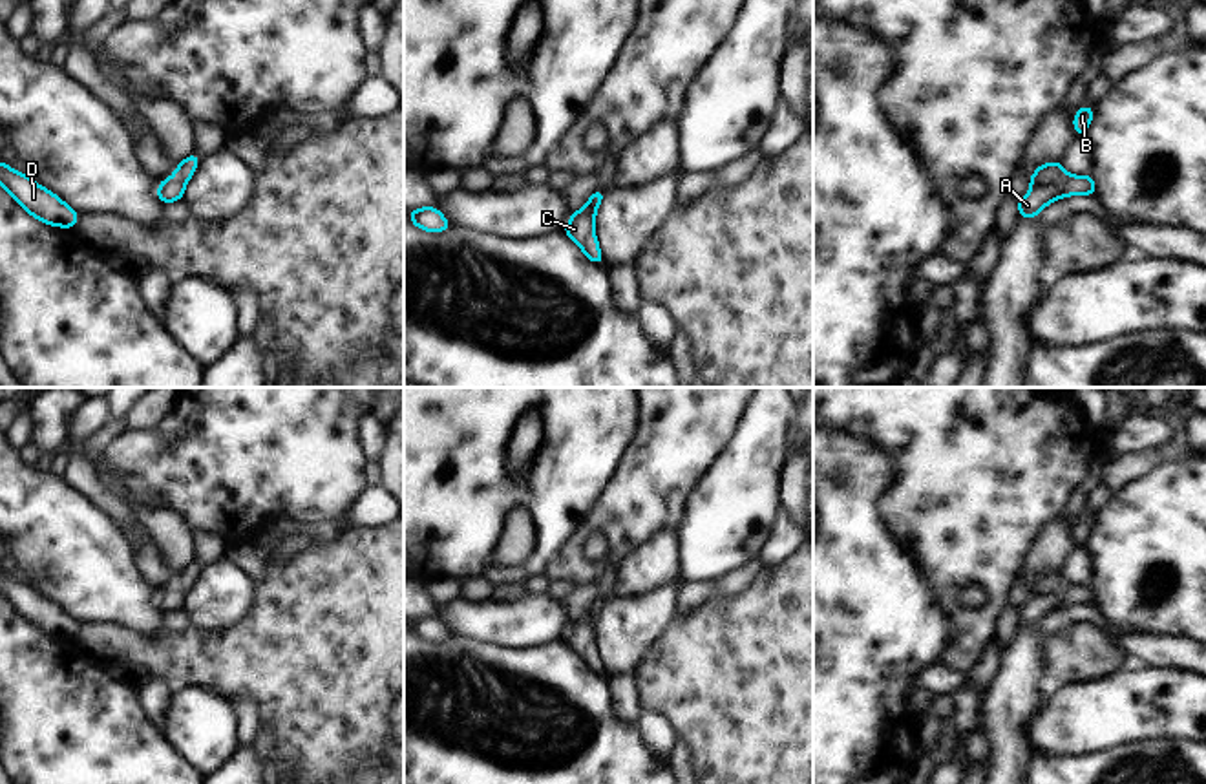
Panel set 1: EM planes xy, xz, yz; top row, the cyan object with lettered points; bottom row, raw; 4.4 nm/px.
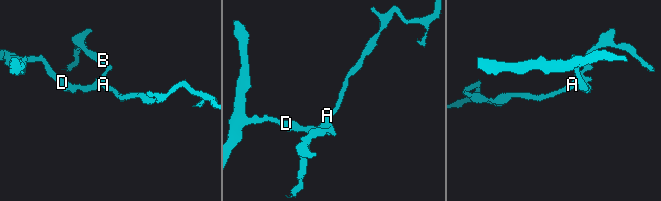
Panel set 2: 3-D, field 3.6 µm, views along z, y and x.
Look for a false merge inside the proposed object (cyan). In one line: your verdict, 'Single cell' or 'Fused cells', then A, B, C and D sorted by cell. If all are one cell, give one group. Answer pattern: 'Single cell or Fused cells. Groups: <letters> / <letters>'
Fused cells. Groups: A C D / B.

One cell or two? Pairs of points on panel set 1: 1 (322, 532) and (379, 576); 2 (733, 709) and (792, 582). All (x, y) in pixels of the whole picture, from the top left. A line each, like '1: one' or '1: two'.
1: two
2: one

